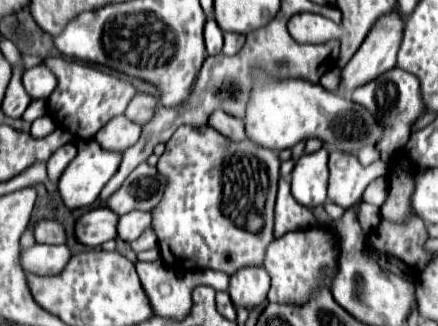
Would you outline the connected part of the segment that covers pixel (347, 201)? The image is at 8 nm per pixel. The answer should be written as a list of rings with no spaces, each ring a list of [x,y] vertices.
[[[331,151],[329,153],[329,189],[327,197],[343,209],[353,207],[361,201],[365,187],[373,181],[369,167],[363,167],[351,153]]]

